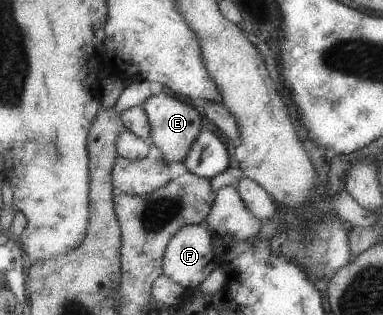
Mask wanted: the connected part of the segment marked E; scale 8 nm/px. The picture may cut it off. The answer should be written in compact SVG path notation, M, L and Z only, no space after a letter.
M163 92L152 95L144 103L144 107L152 127L150 141L160 150L160 159L169 164L185 161L193 144L202 132L203 117L201 117L201 114L203 111L194 107L190 101L181 101L173 95Z

